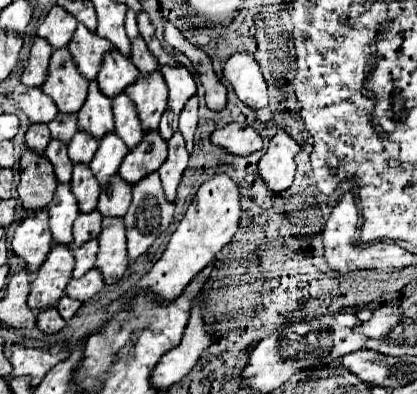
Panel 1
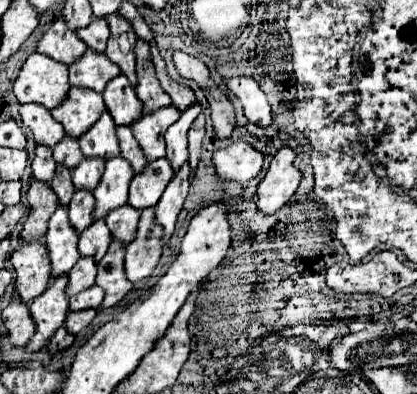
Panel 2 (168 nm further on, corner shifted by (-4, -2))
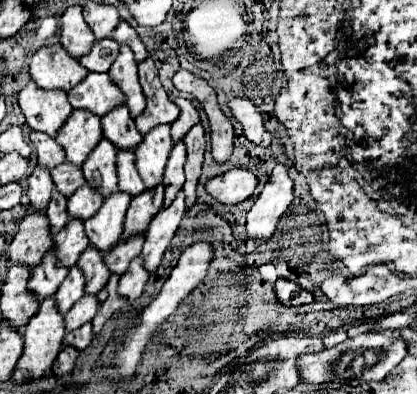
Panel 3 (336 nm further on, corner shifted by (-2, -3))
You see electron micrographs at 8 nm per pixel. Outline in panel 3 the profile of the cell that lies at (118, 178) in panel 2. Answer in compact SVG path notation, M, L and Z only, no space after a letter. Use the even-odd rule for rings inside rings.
M114 192L108 196L98 210L98 214L90 220L84 222L88 240L100 254L112 246L112 242L120 242L122 232L124 232L124 214L130 206L130 196L124 192Z

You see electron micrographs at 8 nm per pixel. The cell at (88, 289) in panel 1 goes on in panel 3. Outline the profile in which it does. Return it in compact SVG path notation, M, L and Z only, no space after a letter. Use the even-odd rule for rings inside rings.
M82 296L68 314L64 314L64 322L66 322L66 330L72 332L76 328L80 328L82 324L90 322L96 316L98 310L98 300L94 296Z

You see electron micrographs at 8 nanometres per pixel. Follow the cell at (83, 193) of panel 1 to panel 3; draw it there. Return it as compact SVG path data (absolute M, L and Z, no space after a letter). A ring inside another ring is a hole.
M70 220L62 232L54 236L56 254L60 254L60 266L72 268L80 254L88 248L88 236L84 232L84 224L80 220Z

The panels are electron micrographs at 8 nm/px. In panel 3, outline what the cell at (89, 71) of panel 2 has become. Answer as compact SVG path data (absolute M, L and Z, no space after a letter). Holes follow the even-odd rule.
M90 72L84 82L68 90L68 102L76 110L88 110L102 118L104 114L108 114L108 110L124 104L124 94L110 82L108 74Z

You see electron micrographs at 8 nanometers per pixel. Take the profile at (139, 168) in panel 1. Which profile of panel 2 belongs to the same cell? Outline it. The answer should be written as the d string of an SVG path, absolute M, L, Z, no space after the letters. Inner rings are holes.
M166 157L158 161L150 161L146 169L142 173L136 173L134 179L130 181L128 203L136 209L156 205L172 175L174 169L170 169L170 161L166 161Z

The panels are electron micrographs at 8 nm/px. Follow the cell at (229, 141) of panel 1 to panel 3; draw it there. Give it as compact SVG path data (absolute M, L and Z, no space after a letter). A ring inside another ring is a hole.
M232 168L230 172L206 182L206 192L220 204L240 204L254 194L258 178L248 168Z

